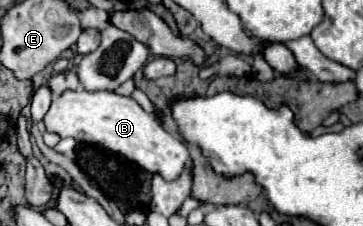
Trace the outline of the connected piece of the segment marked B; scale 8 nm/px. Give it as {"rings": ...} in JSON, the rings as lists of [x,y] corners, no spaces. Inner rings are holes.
{"rings":[[[85,88],[65,90],[61,96],[55,96],[49,112],[43,118],[47,132],[53,132],[61,138],[75,138],[77,142],[99,144],[111,152],[125,156],[147,172],[159,172],[165,180],[175,180],[189,160],[189,150],[177,138],[167,134],[163,126],[147,114],[133,98],[119,96],[115,92],[89,92]]]}

